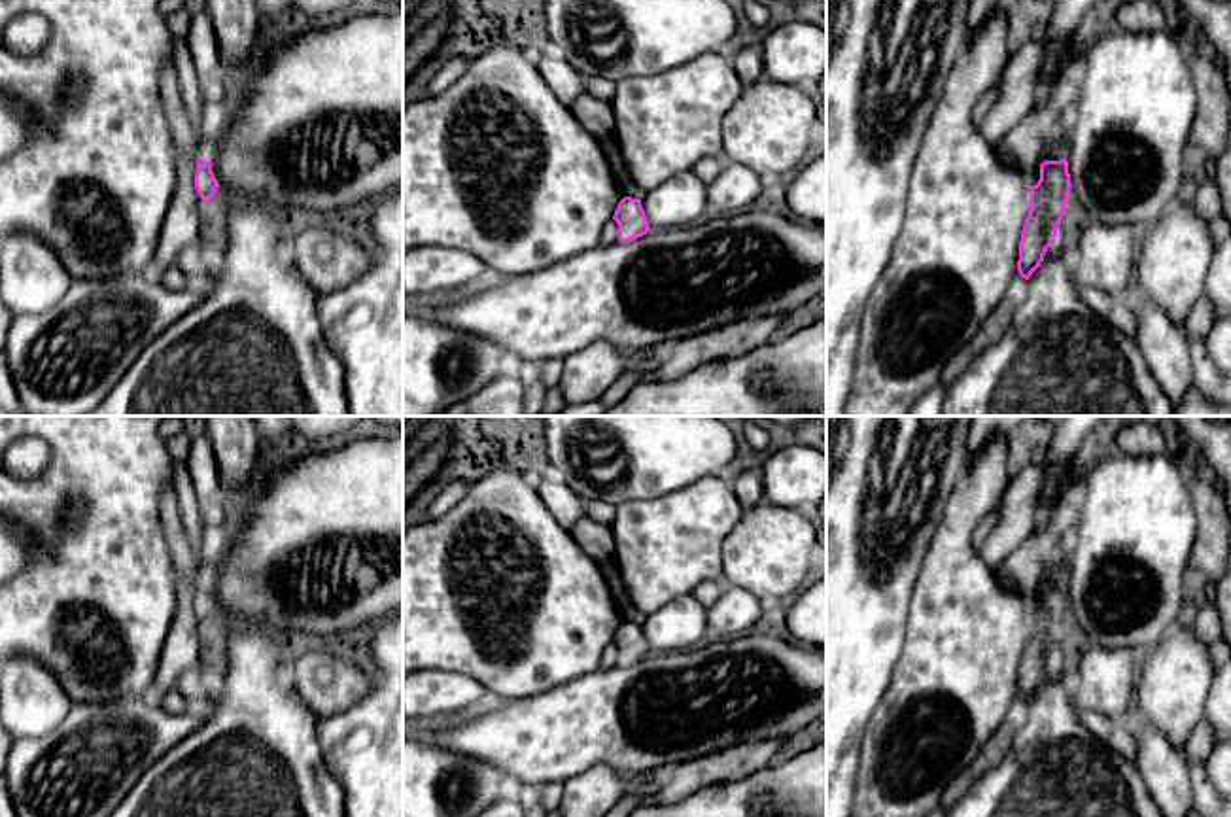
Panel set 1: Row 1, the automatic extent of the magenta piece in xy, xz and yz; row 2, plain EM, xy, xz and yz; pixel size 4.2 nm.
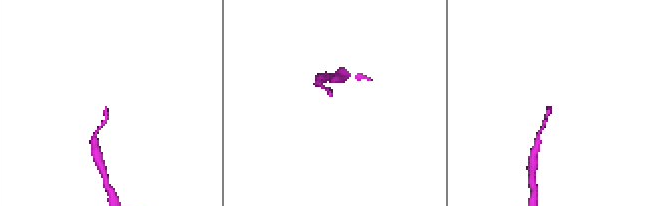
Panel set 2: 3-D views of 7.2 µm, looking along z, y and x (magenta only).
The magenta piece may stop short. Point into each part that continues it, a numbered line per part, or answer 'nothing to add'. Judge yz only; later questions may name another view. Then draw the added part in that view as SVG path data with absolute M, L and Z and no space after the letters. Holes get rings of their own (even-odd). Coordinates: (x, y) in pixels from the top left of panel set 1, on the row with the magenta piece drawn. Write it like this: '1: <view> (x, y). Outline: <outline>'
1: yz (1056, 148). Outline: M1059 130L1046 142L1042 161L1065 161L1066 155L1068 155L1066 134Z

